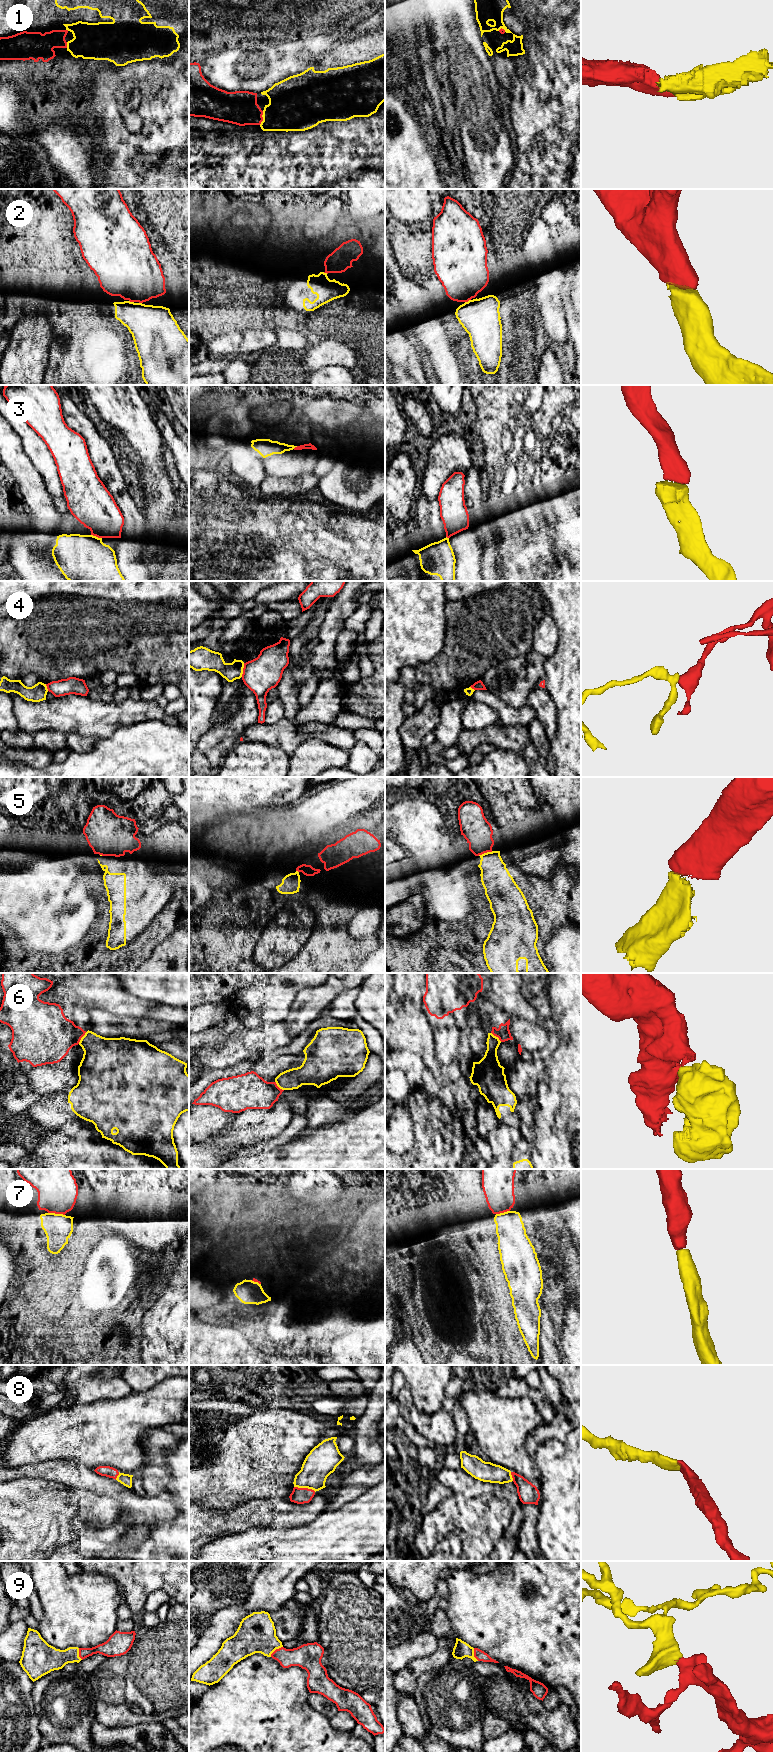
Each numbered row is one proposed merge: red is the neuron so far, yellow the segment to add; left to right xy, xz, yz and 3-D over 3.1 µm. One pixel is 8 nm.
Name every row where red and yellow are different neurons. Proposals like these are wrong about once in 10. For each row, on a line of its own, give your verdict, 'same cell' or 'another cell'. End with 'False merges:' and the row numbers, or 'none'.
1: same cell
2: same cell
3: another cell
4: another cell
5: same cell
6: another cell
7: same cell
8: same cell
9: same cell
False merges: 3, 4, 6

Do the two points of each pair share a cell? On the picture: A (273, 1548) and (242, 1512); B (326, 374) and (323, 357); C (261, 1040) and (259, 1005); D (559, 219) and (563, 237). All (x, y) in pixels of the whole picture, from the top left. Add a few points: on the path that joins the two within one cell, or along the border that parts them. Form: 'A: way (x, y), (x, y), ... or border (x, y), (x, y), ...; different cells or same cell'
A: border (278, 1525), (250, 1527), (243, 1531), (232, 1533); different cells
B: border (348, 369), (342, 366), (323, 366), (316, 371); different cells
C: border (237, 1021), (247, 1028), (262, 1026); different cells
D: way (561, 223), (563, 233); same cell

